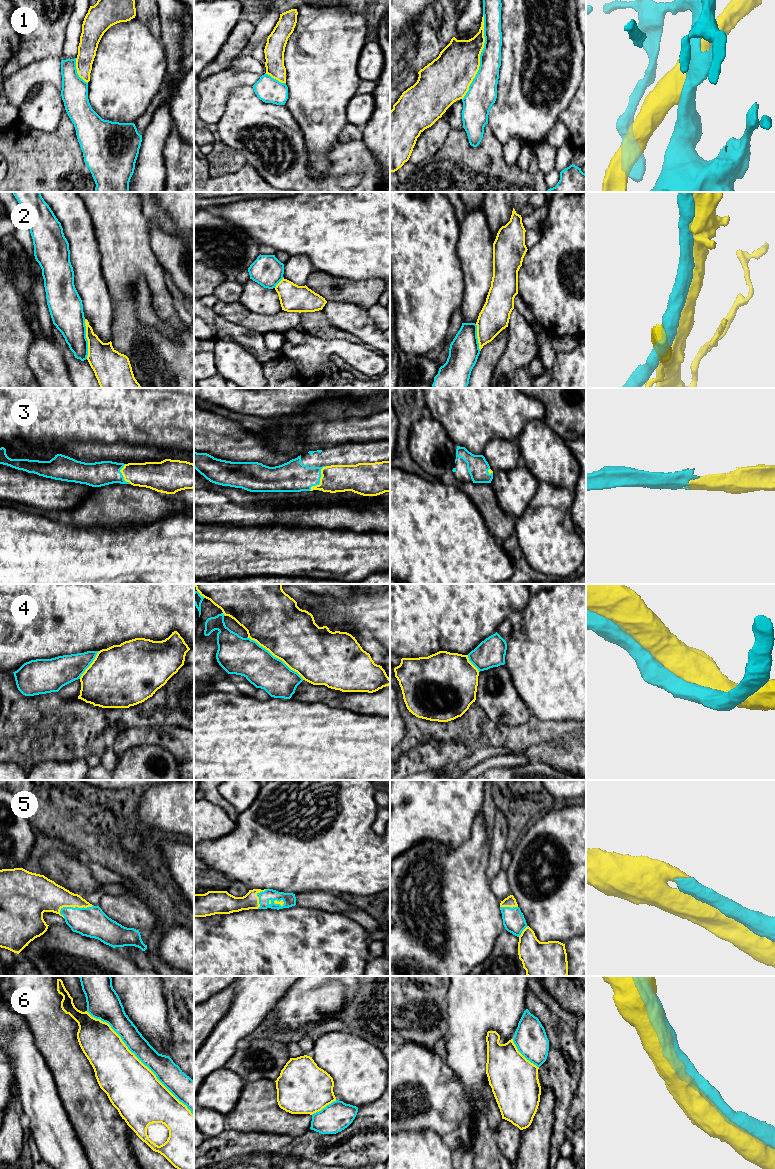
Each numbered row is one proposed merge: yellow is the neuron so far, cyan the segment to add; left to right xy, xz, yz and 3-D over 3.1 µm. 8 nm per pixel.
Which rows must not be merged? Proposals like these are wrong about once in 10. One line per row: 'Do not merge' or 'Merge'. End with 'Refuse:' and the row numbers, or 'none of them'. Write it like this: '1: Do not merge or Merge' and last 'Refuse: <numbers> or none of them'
1: Do not merge
2: Do not merge
3: Merge
4: Merge
5: Merge
6: Merge
Refuse: 1, 2

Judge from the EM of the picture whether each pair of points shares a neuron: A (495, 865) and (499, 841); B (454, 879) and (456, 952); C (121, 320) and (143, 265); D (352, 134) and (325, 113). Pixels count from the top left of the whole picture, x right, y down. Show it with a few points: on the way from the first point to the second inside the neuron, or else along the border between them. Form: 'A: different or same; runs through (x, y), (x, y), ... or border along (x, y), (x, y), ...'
A: same; runs through (495, 859), (497, 847)
B: same; runs through (454, 897), (454, 934)
C: same; runs through (123, 306), (123, 285), (129, 279)
D: different; border along (347, 122), (339, 134), (339, 140)

